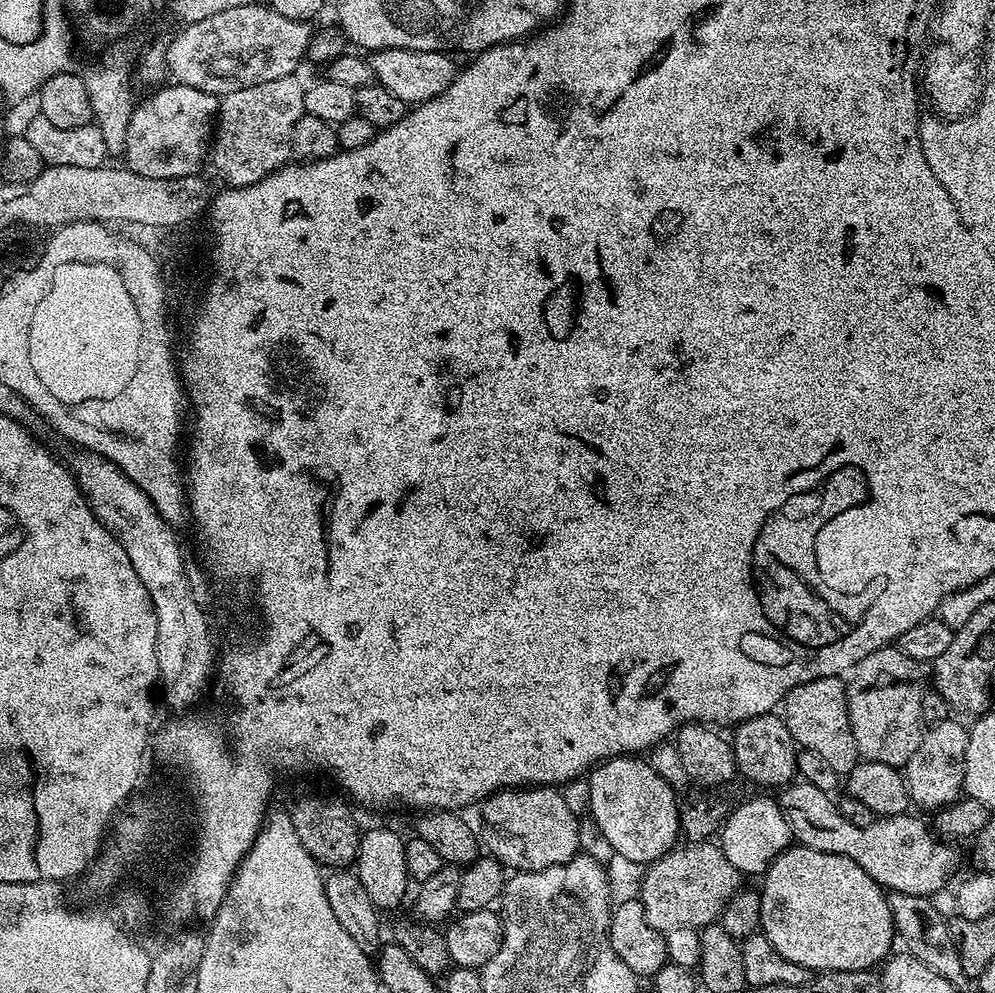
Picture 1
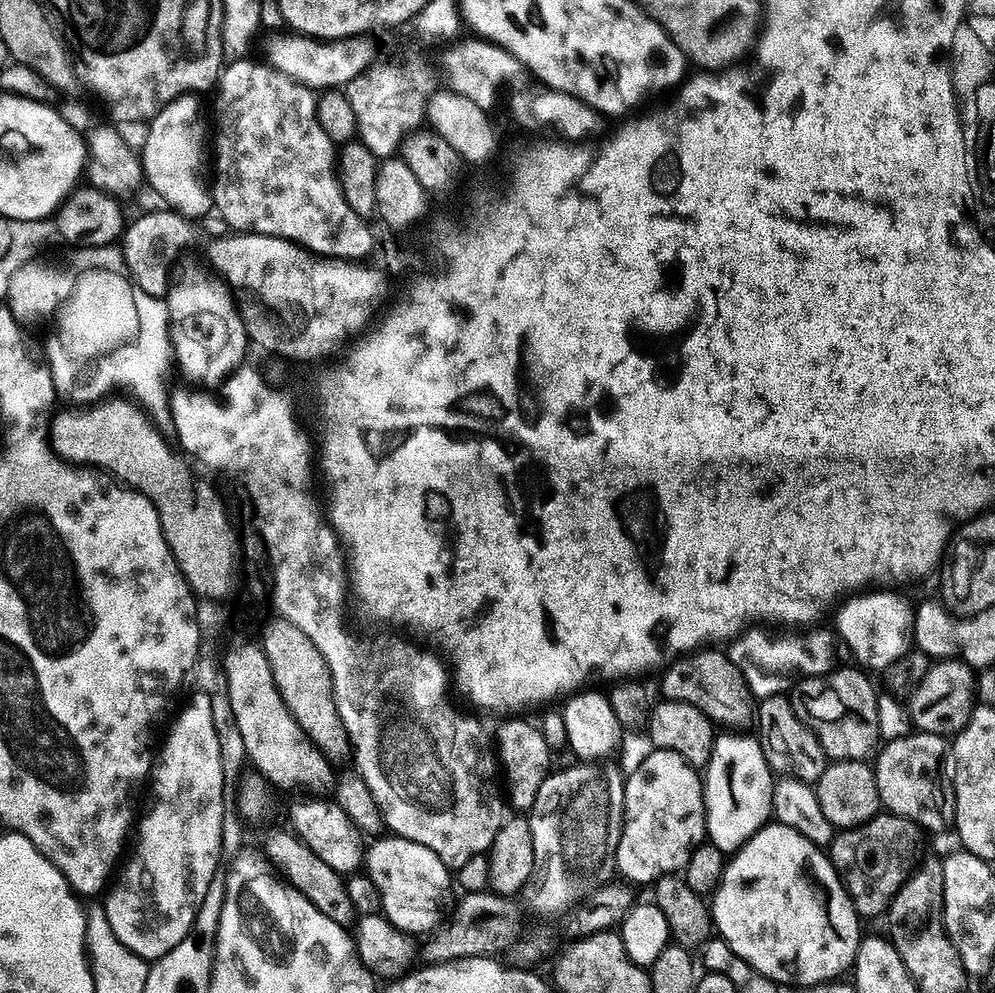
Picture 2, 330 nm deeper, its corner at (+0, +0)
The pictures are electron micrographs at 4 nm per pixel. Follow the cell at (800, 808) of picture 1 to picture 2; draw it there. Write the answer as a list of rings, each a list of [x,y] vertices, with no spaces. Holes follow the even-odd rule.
[[[657,748],[624,782],[624,829],[616,847],[616,872],[633,885],[651,885],[659,876],[683,873],[690,854],[706,840],[704,781],[674,750]]]

